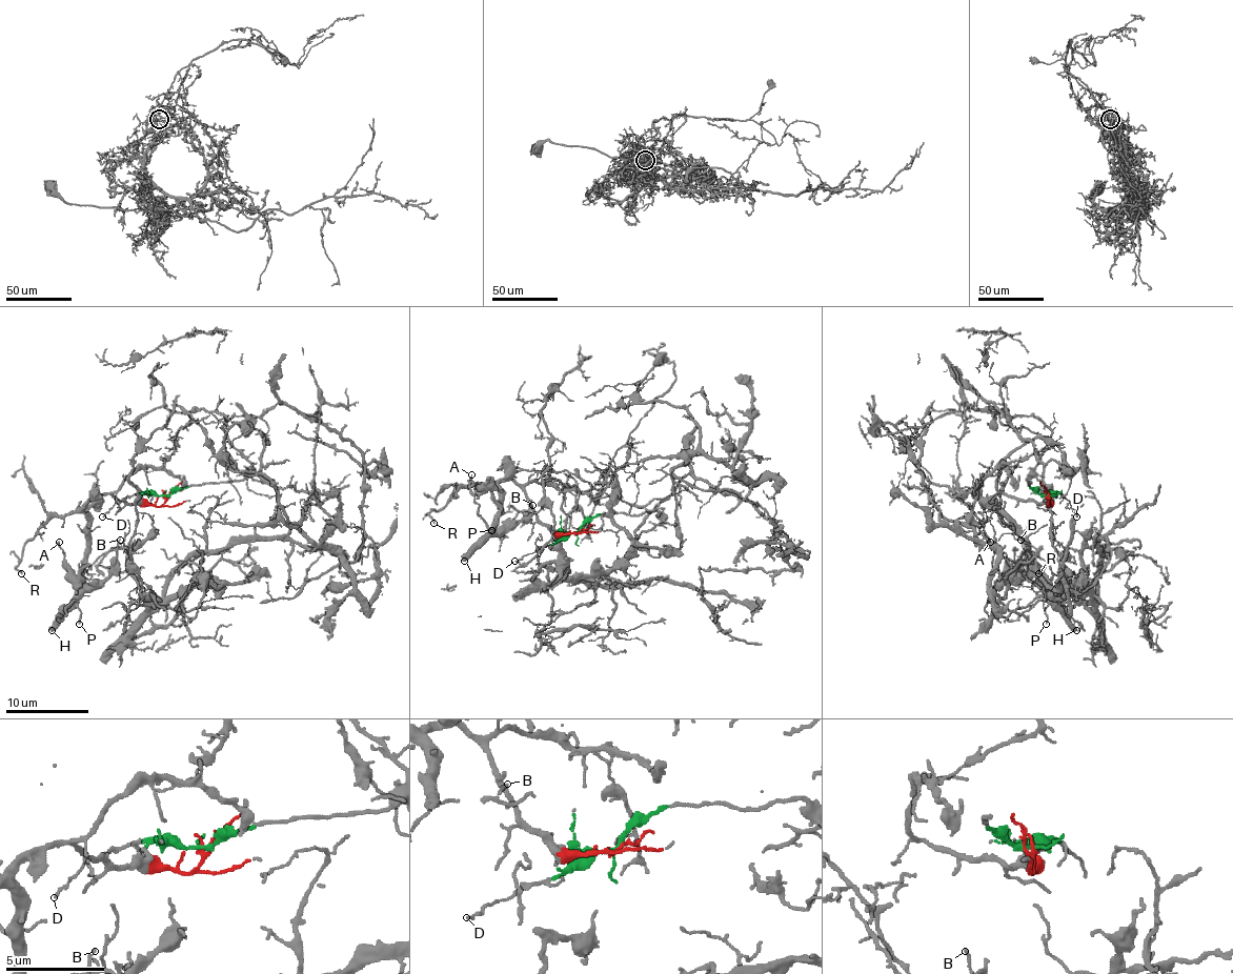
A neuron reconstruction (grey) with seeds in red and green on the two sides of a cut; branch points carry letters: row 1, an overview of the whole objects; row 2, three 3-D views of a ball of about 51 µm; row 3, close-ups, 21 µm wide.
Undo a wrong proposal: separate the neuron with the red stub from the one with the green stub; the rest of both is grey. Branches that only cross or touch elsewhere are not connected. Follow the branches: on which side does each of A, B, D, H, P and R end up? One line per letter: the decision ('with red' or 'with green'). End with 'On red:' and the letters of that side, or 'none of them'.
A: with red
B: with red
D: with green
H: with red
P: with red
R: with red
On red: A, B, H, P, R

